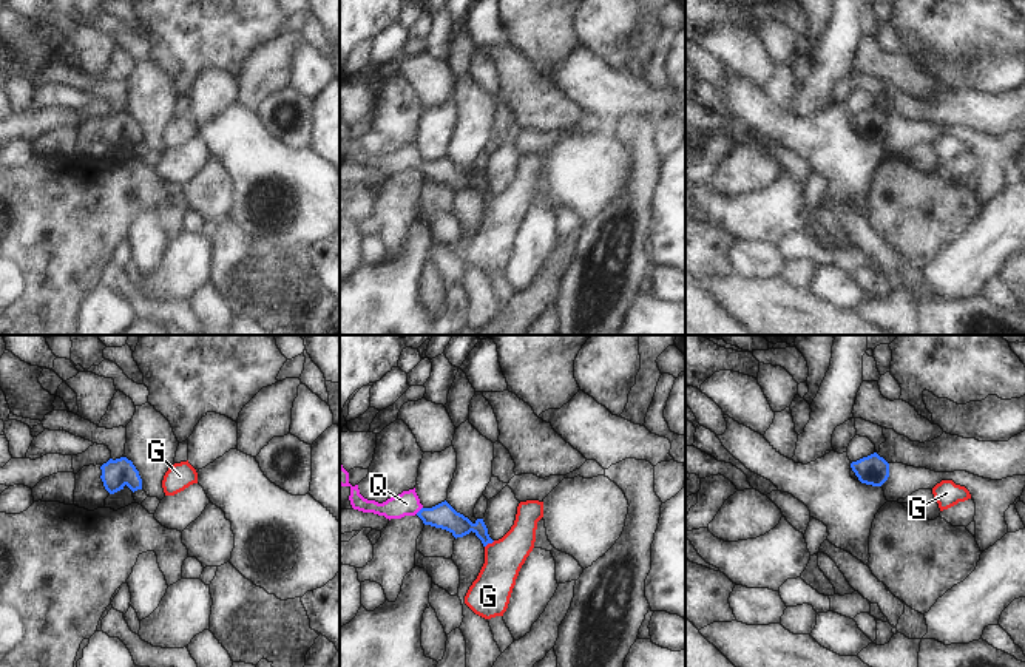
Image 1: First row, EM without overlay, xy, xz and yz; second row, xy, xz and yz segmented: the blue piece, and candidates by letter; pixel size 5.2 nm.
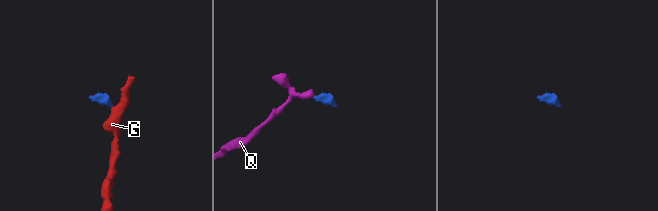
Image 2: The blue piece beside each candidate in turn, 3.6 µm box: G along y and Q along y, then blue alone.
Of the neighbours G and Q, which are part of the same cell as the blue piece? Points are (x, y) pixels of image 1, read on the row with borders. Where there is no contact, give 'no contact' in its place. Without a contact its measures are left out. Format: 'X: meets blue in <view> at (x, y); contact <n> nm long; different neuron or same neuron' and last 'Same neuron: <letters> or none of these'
G: meets blue in xz at (490, 542); contact 70 nm long; same neuron
Q: meets blue in xz at (420, 510); contact 50 nm long; same neuron
Same neuron: G, Q

